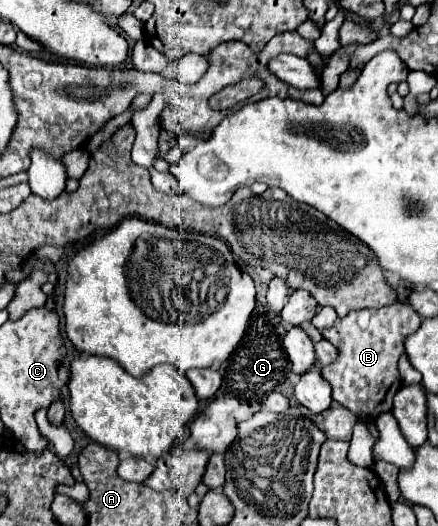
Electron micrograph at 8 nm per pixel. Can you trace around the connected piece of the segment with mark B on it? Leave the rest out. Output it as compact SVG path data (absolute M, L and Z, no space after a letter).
M392 303L378 309L350 311L332 327L322 329L322 337L338 349L338 357L320 369L332 387L332 399L356 417L376 419L392 409L392 397L400 387L398 359L404 353L402 339L420 327L420 317L406 303Z

